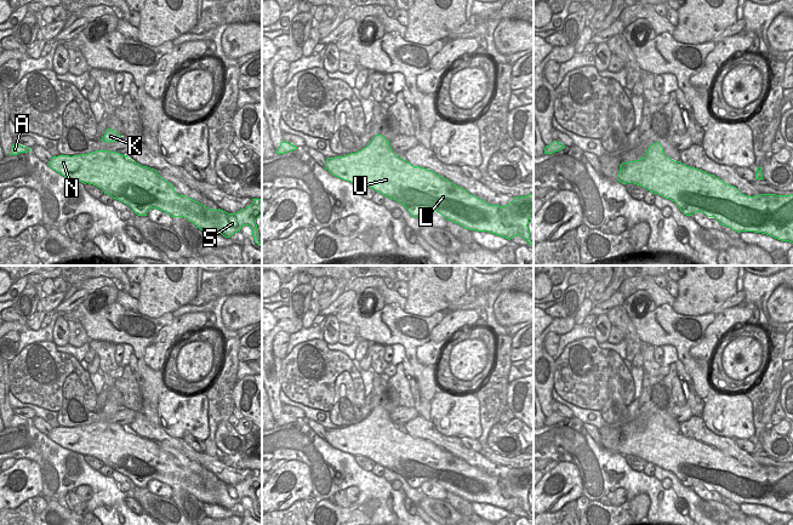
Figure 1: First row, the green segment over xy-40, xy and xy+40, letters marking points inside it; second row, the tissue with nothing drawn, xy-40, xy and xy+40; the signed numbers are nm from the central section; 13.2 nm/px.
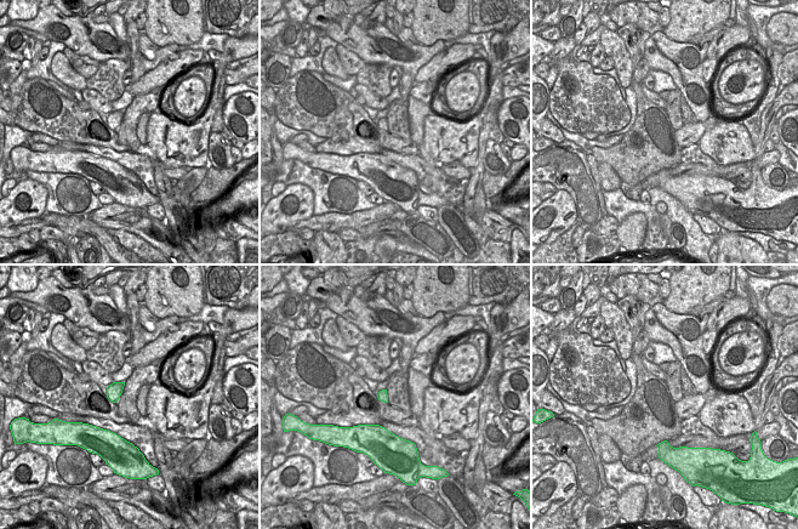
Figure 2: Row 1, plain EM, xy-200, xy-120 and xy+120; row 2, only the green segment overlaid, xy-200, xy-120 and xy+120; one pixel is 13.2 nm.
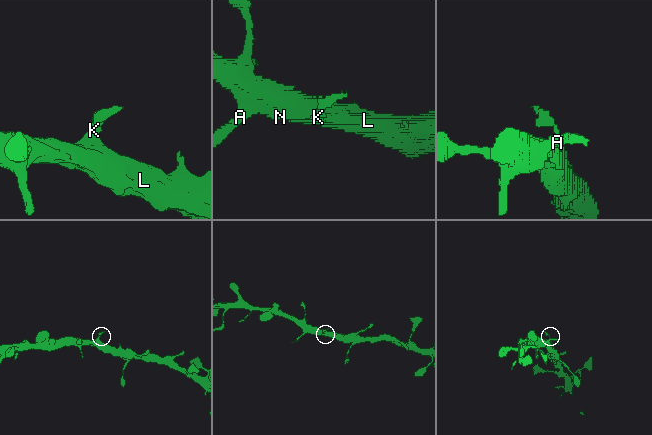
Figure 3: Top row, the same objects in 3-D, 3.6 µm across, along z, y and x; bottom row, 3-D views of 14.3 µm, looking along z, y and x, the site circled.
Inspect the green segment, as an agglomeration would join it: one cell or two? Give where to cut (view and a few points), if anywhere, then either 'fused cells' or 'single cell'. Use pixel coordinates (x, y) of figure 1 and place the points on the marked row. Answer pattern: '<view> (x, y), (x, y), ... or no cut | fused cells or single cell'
no cut | single cell

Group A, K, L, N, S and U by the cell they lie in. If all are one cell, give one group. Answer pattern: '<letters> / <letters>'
A K L N S U

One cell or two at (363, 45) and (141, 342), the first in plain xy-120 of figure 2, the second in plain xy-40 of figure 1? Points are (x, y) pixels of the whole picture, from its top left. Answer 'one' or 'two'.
one

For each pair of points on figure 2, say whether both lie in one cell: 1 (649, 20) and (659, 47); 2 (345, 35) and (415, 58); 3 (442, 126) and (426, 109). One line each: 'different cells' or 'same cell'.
1: different cells
2: same cell
3: different cells

